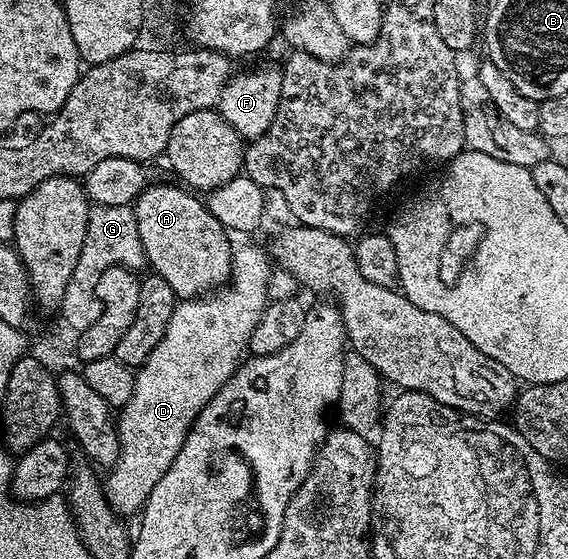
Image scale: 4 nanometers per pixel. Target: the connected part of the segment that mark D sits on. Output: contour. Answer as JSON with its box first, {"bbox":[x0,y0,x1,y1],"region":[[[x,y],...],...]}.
{"bbox":[104,244,272,518],"region":[[[246,244],[243,248],[235,247],[228,277],[230,288],[222,286],[209,294],[183,299],[175,307],[164,336],[160,338],[160,342],[156,342],[152,354],[148,354],[142,367],[137,369],[132,398],[128,398],[128,402],[116,416],[120,446],[118,456],[109,465],[107,472],[110,473],[104,476],[104,489],[107,501],[119,517],[127,518],[133,512],[134,515],[141,513],[146,499],[152,494],[152,486],[156,486],[156,482],[164,478],[168,466],[172,466],[176,454],[180,454],[180,446],[184,446],[190,427],[196,422],[206,403],[226,385],[228,378],[238,369],[247,351],[252,330],[267,306],[266,291],[271,271],[272,260],[267,249],[265,252],[254,244]]]}

